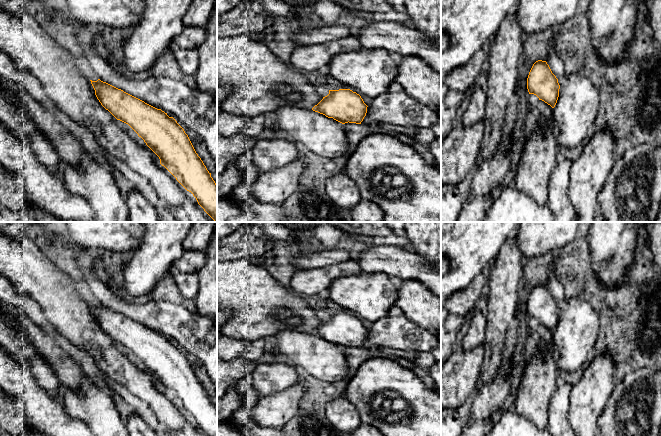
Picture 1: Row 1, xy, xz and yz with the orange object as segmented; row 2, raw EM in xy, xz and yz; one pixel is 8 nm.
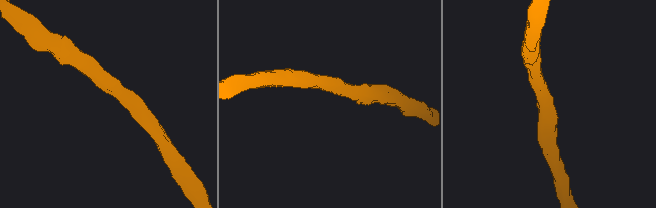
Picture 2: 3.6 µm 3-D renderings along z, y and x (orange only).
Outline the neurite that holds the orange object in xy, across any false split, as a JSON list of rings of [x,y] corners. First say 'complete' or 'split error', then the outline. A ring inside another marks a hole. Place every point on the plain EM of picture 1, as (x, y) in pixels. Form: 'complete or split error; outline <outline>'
complete; outline [[[100,303],[90,305],[101,329],[117,344],[128,348],[144,364],[146,369],[159,381],[160,388],[187,415],[193,418],[205,436],[217,436],[217,408],[196,377],[188,359],[177,345],[161,333],[157,333]]]

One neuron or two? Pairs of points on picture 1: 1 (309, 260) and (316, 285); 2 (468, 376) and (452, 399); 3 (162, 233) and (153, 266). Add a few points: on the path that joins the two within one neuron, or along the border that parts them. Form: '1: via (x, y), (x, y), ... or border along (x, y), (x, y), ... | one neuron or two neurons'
1: border along (335, 263), (324, 267), (297, 270) | two neurons
2: via (462, 382), (452, 393) | one neuron
3: via (162, 241), (154, 258) | one neuron

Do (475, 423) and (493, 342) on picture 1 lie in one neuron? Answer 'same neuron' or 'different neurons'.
same neuron

